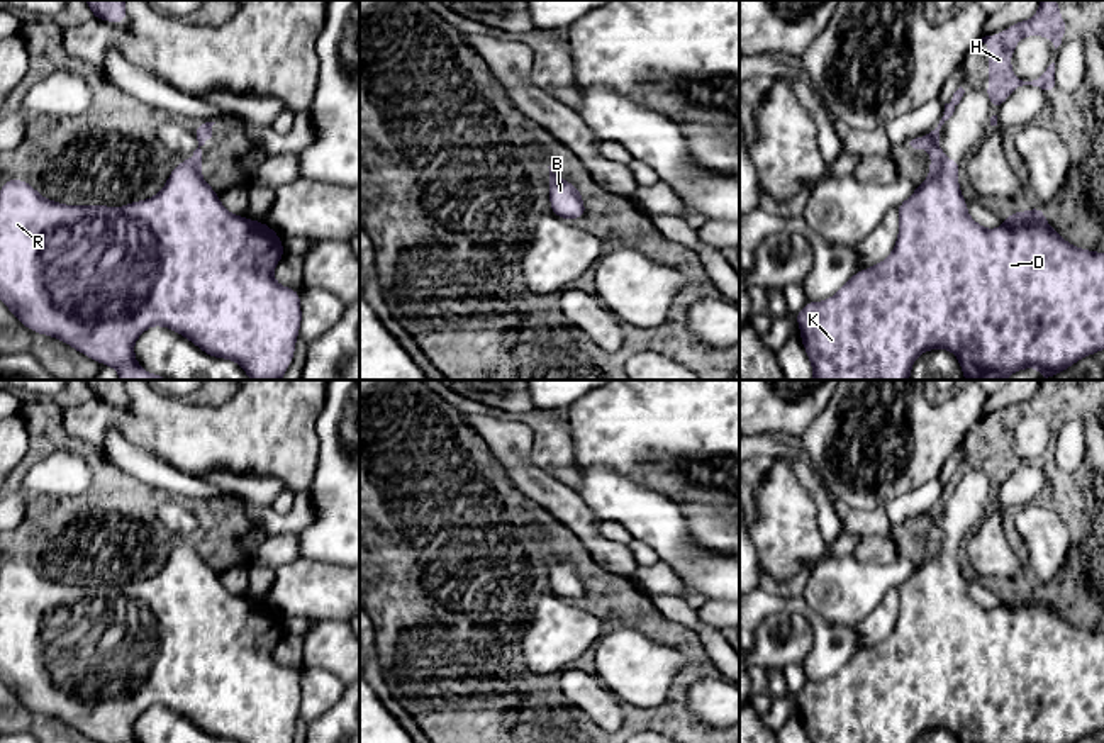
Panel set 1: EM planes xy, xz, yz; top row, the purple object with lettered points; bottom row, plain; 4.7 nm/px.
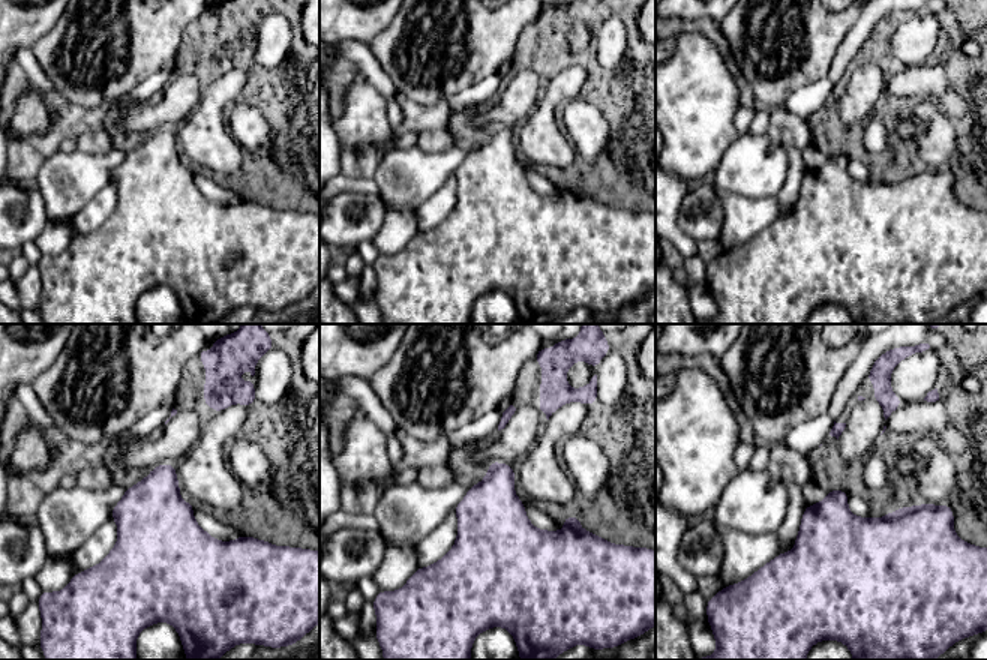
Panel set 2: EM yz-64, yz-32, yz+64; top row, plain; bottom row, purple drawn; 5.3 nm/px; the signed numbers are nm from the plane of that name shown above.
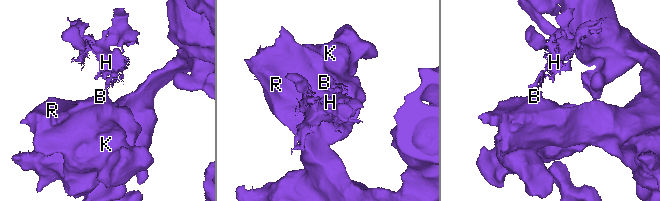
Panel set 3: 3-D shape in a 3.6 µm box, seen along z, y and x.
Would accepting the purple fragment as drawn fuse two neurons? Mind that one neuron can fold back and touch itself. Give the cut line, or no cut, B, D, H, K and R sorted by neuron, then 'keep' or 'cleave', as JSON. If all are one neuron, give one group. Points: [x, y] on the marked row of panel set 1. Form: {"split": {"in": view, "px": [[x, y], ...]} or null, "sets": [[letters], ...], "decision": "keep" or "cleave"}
{"split": {"in": "yz", "px": [[947, 158], [930, 177]]}, "sets": [["B", "D", "K", "R"], ["H"]], "decision": "cleave"}

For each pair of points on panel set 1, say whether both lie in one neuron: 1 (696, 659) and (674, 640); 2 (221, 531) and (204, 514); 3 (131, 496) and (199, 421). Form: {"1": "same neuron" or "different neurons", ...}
{"1": "same neuron", "2": "same neuron", "3": "different neurons"}

